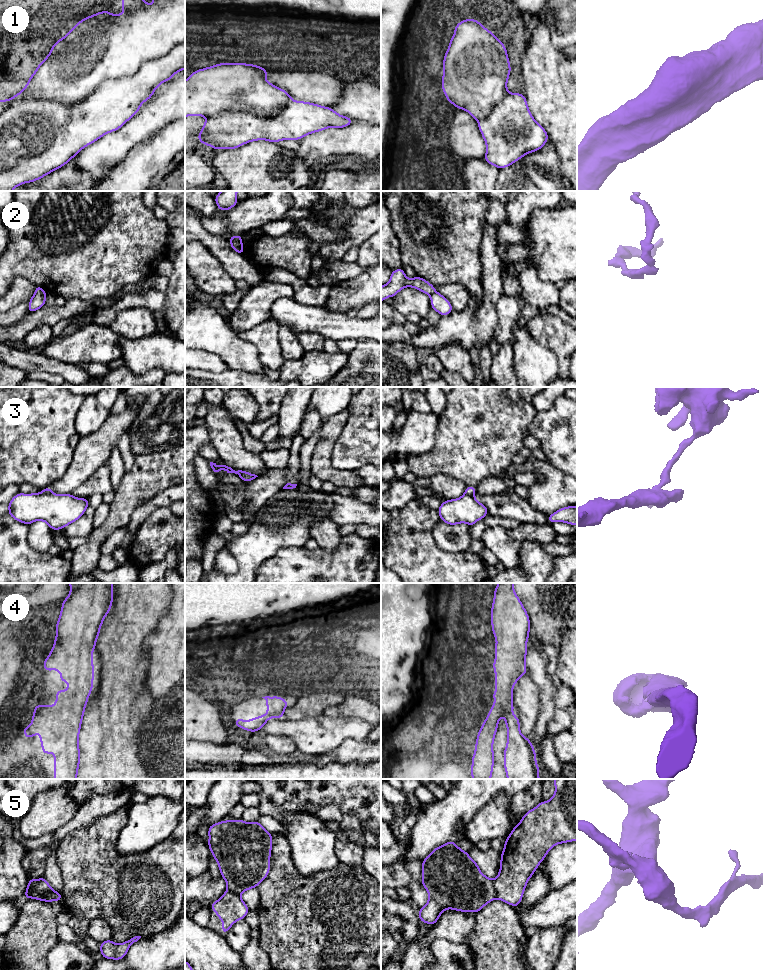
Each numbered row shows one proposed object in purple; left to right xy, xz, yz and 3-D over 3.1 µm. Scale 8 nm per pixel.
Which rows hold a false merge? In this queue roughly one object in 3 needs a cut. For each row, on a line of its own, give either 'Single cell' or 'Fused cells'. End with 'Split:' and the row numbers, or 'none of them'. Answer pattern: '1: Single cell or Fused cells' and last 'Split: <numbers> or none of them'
1: Fused cells
2: Fused cells
3: Fused cells
4: Single cell
5: Fused cells
Split: 1, 2, 3, 5

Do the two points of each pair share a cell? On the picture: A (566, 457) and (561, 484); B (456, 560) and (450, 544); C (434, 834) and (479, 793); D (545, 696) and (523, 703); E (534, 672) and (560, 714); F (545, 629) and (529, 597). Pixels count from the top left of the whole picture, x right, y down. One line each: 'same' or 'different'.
A: different
B: different
C: same
D: different
E: different
F: same

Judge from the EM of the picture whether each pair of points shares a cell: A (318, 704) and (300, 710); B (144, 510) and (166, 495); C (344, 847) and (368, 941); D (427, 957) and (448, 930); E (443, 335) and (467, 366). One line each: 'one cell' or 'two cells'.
A: one cell
B: one cell
C: two cells
D: one cell
E: two cells

